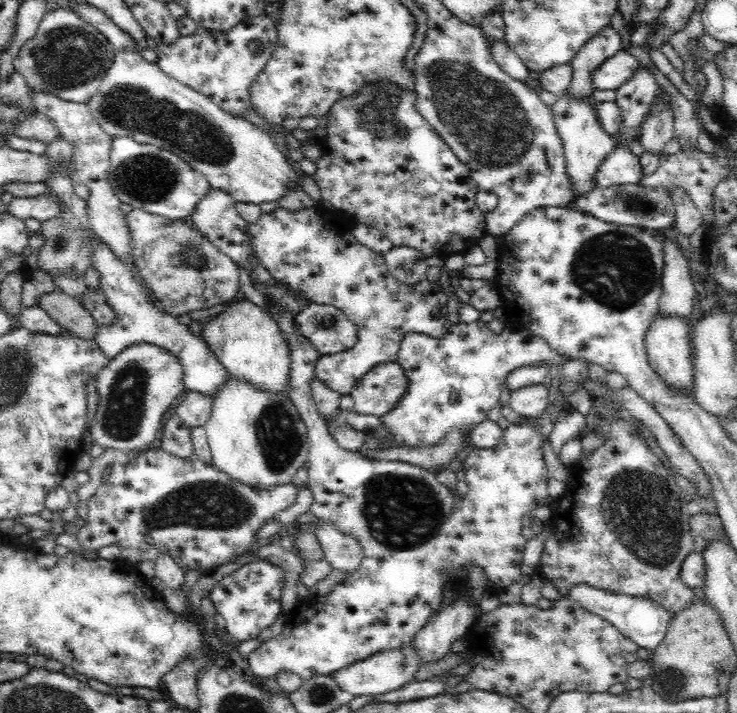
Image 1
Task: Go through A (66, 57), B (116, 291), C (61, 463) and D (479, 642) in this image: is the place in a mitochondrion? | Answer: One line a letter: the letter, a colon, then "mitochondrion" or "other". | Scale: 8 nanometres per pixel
A: mitochondrion
B: other
C: other
D: other

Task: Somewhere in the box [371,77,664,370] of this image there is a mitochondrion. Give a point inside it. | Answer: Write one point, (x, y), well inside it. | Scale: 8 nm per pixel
(614, 269)

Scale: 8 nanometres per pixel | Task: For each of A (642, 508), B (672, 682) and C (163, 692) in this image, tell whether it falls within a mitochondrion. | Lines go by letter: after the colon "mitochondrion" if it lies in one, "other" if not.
A: mitochondrion
B: mitochondrion
C: other

